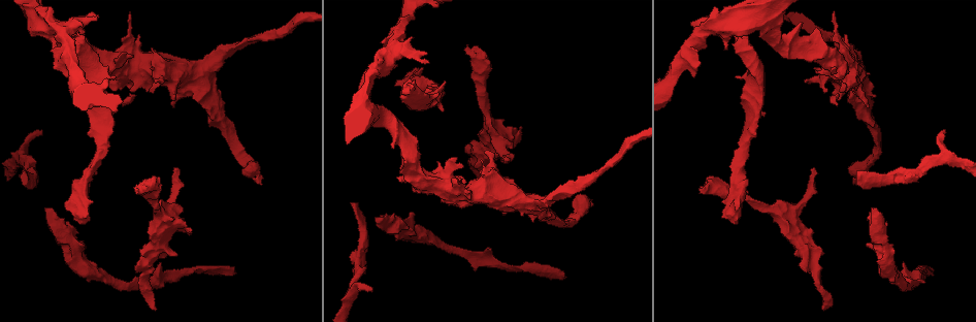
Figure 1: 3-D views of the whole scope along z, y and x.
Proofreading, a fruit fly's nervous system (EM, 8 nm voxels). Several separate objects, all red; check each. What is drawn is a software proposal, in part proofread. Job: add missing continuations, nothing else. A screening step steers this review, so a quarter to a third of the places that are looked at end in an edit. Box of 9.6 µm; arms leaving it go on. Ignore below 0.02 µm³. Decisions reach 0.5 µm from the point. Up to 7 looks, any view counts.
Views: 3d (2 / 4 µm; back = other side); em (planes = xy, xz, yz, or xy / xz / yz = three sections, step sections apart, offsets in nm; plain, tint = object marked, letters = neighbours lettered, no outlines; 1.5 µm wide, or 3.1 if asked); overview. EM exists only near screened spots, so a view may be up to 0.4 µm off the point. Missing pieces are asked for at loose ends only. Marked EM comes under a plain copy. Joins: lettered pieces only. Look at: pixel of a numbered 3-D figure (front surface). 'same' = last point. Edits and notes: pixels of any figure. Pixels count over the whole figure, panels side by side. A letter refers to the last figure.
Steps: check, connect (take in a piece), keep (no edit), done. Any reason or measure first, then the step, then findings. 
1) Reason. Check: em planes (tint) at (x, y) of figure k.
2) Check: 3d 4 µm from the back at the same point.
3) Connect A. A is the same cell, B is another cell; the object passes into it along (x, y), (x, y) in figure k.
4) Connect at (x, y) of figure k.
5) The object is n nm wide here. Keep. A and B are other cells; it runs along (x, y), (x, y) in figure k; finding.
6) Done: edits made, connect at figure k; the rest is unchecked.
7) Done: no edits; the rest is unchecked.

Check: em planes (tint) at (114, 78) of figure 1.

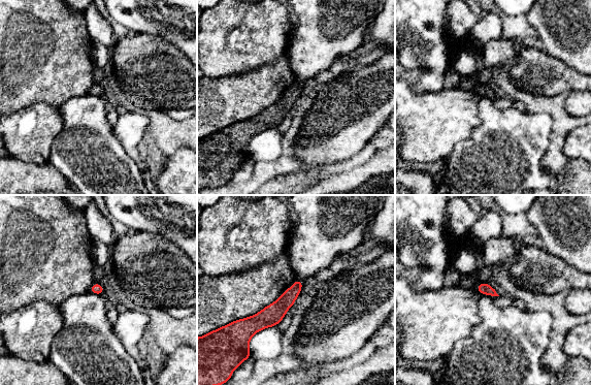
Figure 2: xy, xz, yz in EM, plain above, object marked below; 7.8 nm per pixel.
Check: em planes (letters) at the same point.

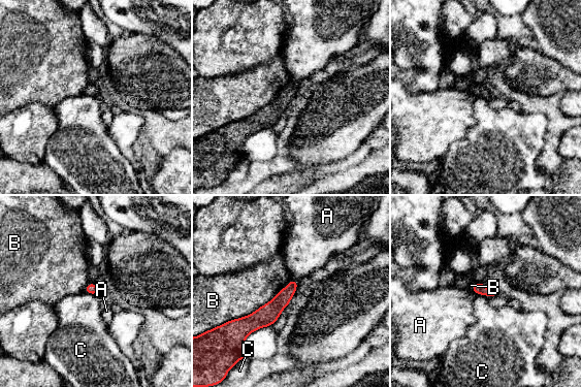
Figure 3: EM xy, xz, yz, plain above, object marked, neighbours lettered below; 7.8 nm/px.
The longest contact is with B, 480 nm. Keep. A, B and C are other cells; a border runs along (290, 280), (279, 292) in figure 3; no lettered piece goes on from it.

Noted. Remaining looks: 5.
Long arm stops here. Check: 3d 2 µm at (700, 187) of figure 1.

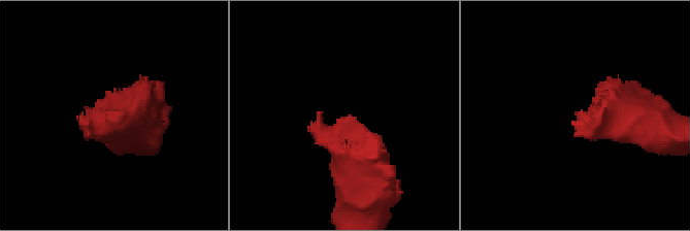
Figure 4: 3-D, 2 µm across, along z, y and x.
Now the EM. Check: em xz step 8 (tint) at (86, 125) of figure 4.

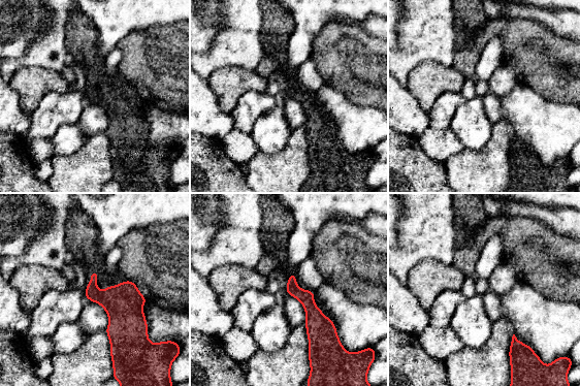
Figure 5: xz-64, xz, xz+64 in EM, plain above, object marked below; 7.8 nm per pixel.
Another direction. Check: em yz step 8 (letters) at the same point.

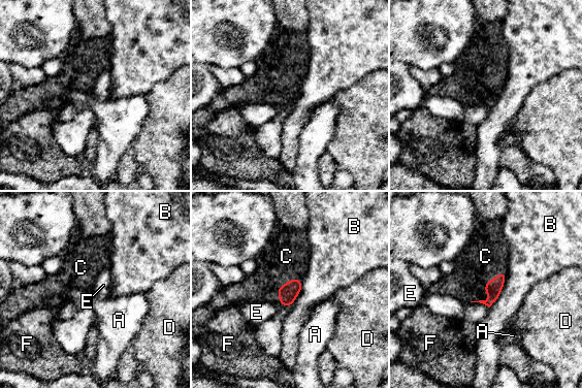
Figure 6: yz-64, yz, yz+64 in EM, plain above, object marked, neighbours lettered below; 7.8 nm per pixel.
The longest contact is with C, 360 nm. Connect at (483, 258) of figure 6. C is the same cell, A, B, D, E and F are other cells; it goes on there.

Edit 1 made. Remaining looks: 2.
An open end. Check: em xz step 8 (tint) at (97, 18) of figure 1.

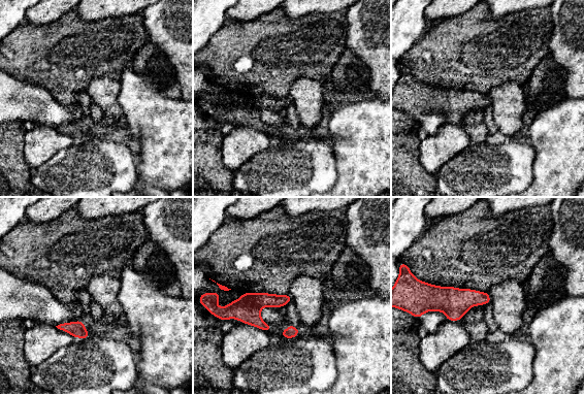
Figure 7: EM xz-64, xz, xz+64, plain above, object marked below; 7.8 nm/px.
Cut it another way. Check: em planes (letters) at the same point.

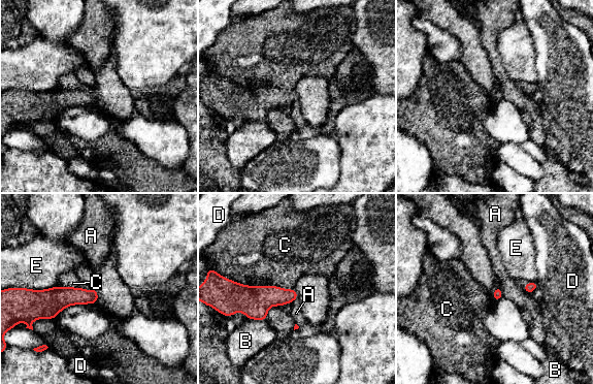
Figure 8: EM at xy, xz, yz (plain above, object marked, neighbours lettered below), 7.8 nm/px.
Keep. A, B, C, D and E are other cells; a border runs along (227, 278), (246, 285), (293, 289) in figure 8; no lettered piece goes on from it.

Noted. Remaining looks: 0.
Done: edits made, connect at figure 6; the rest is unchecked.

